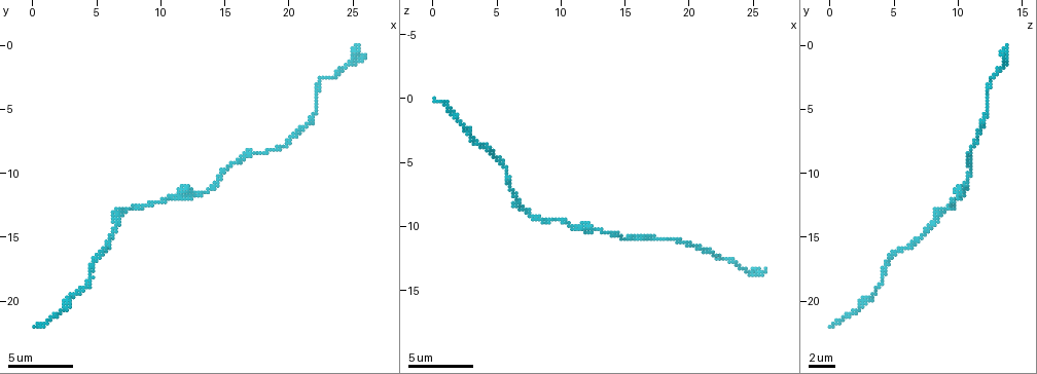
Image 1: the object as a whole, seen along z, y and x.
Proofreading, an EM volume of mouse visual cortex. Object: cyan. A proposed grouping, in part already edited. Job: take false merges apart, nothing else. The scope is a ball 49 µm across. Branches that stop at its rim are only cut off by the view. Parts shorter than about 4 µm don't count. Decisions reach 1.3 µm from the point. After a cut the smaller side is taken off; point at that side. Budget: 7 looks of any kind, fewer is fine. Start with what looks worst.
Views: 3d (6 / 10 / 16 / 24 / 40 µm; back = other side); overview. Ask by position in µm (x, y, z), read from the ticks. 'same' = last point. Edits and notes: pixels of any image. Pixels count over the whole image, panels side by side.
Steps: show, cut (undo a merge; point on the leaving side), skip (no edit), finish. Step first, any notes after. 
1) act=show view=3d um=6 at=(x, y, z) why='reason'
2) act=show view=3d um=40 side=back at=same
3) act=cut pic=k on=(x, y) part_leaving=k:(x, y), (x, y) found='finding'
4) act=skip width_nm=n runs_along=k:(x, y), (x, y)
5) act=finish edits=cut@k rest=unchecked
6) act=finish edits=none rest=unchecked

act=show view=3d um=6 at=(6.4, 14.4, 7.6) why='thick turns thin'

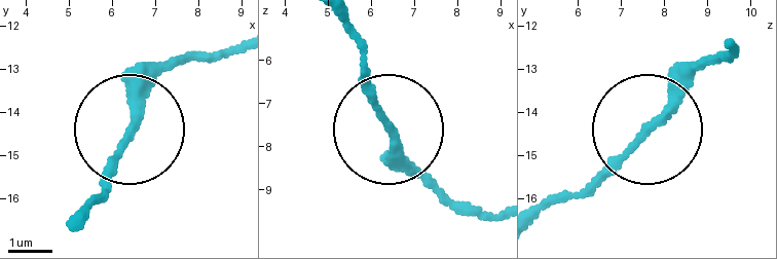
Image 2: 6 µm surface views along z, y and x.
act=show view=3d um=6 side=back at=(6.50, 14.30, 7.70)

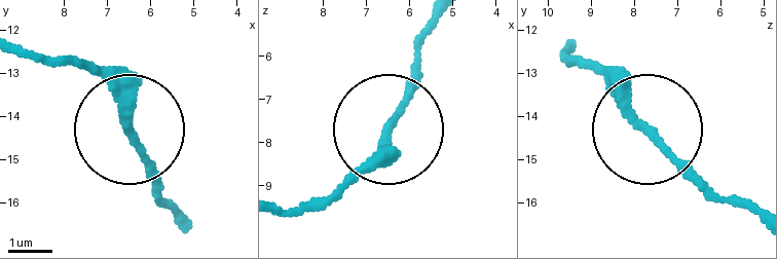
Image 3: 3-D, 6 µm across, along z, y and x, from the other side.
act=skip width_nm=210 found='all the same neuron'

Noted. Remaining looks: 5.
act=show view=3d um=6 at=(11.6, 11.6, 10.0)

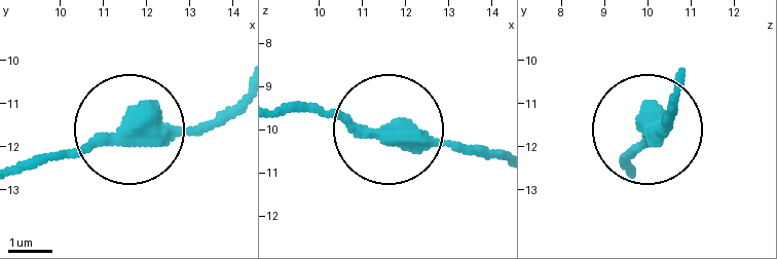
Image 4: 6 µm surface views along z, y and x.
act=skip width_nm=430 runs_along=4:(132, 133), (21, 162) found='continuous, no second neuron'

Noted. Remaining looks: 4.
act=show view=3d um=10 at=(24.0, 1.8, 13.2) why='calibre changes'

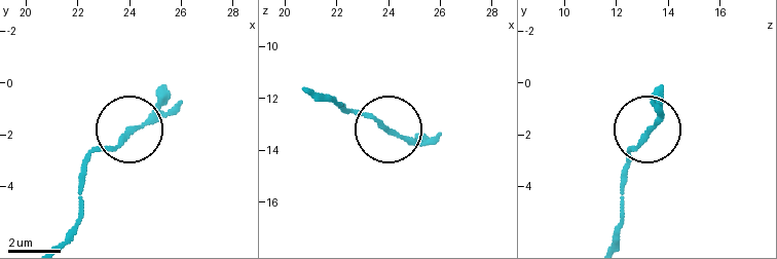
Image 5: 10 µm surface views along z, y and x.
act=skip width_nm=170 runs_along=5:(613, 242), (624, 169), (655, 122), (661, 84) found='continuous, no second neuron'

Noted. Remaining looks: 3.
act=show view=3d um=6 at=(17.4, 8.4, 10.8) why='thick turns thin'

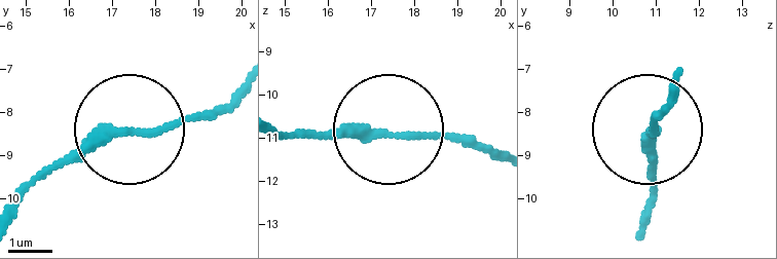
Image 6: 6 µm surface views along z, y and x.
act=skip found='continuous, no second neuron'

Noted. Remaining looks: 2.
act=finish edits=none rest=unchecked

